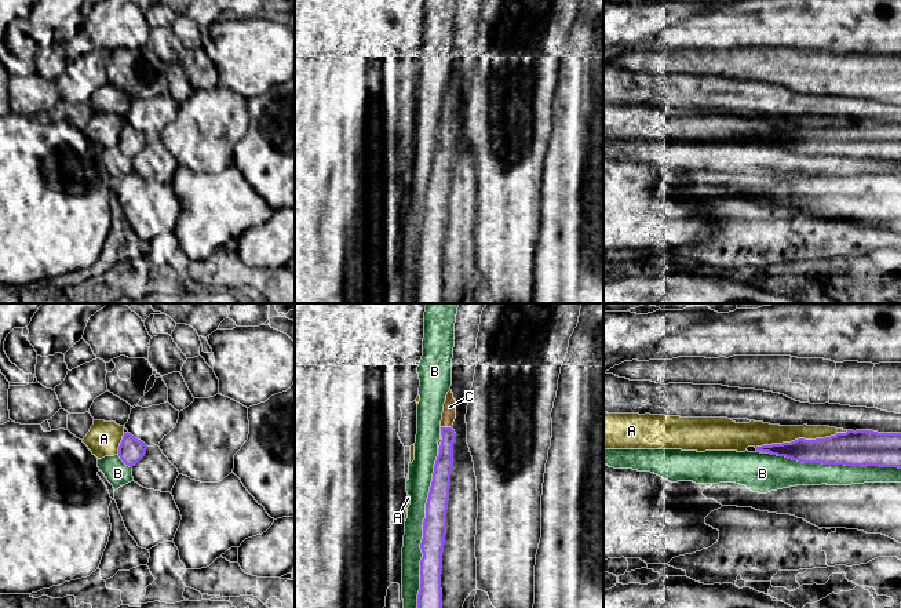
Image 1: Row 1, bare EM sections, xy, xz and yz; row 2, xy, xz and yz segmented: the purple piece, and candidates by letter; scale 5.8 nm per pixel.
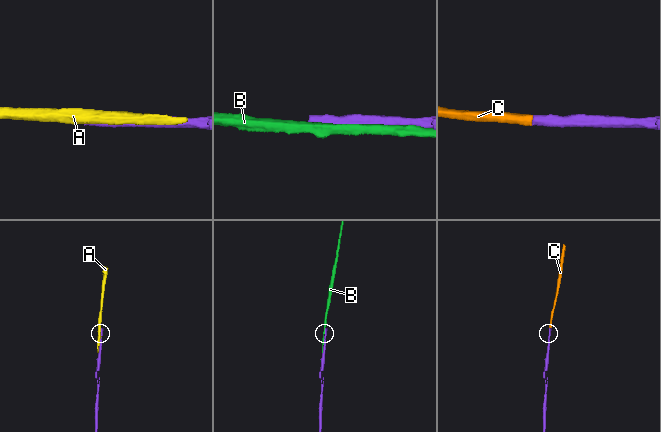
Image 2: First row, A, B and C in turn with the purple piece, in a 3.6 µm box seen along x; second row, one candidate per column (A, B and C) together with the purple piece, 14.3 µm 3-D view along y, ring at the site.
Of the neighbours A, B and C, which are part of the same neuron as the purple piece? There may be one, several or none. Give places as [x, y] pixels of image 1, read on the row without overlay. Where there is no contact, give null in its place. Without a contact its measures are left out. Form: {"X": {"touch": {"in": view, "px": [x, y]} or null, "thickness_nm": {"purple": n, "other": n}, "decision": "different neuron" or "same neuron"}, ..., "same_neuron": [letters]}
{"A": {"touch": {"in": "yz", "px": [801, 130]}, "thickness_nm": {"purple": 190, "other": 140}, "decision": "different neuron"}, "B": {"touch": {"in": "xz", "px": [423, 224]}, "thickness_nm": {"purple": 140, "other": 120}, "decision": "different neuron"}, "C": {"touch": {"in": "xz", "px": [447, 119]}, "thickness_nm": {"purple": 110, "other": 80}, "decision": "same neuron"}, "same_neuron": ["C"]}

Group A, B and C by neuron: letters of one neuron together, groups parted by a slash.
A / B / C

